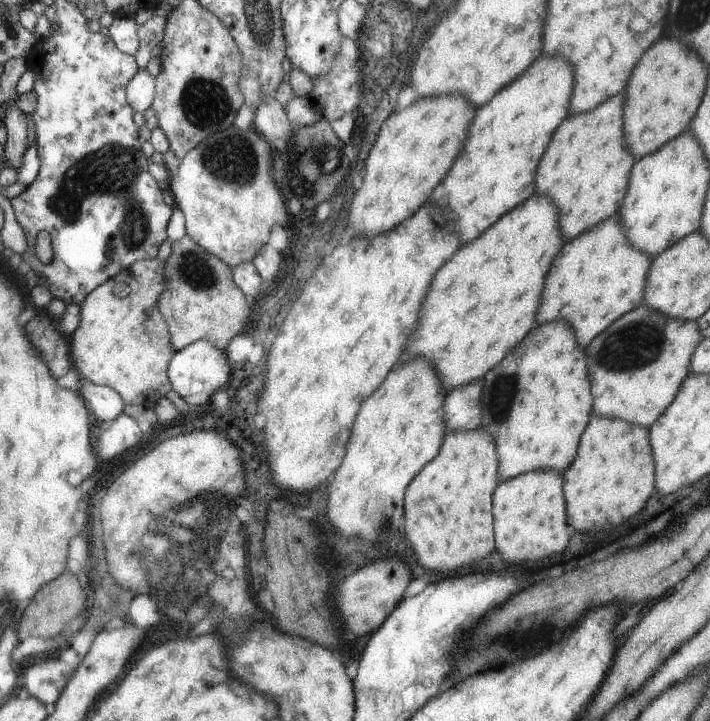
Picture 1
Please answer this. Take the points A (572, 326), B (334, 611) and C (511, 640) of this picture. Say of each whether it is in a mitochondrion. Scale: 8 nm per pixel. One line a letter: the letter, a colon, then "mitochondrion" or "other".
A: other
B: other
C: other

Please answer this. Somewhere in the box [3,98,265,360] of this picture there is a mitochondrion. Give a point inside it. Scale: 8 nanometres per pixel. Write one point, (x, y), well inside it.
(112, 168)

